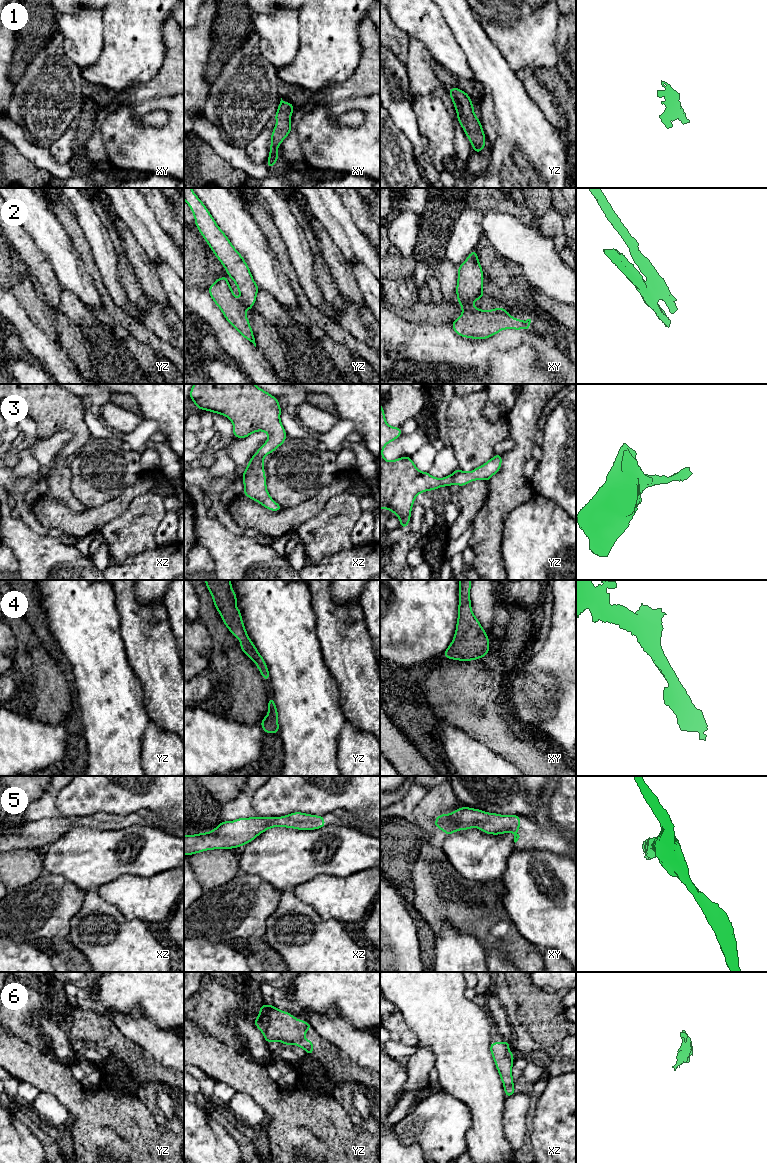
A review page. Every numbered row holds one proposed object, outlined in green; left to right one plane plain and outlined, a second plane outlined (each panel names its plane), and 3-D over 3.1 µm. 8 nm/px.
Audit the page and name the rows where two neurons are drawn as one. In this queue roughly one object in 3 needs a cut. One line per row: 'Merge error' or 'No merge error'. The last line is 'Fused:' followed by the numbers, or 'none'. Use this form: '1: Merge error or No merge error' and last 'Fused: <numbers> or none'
1: No merge error
2: Merge error
3: No merge error
4: No merge error
5: No merge error
6: No merge error
Fused: 2

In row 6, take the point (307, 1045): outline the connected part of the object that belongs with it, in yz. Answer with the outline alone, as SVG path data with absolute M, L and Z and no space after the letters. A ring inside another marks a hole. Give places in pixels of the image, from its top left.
M263 1003L258 1017L252 1023L261 1030L267 1044L279 1041L290 1046L294 1043L309 1056L313 1055L313 1041L304 1038L307 1030L313 1029L308 1022L298 1020L287 1011L280 1011L274 1005Z

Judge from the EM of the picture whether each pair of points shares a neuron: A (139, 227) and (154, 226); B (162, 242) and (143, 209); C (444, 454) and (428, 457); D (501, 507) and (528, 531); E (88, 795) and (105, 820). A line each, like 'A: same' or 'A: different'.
A: different
B: same
C: different
D: different
E: different

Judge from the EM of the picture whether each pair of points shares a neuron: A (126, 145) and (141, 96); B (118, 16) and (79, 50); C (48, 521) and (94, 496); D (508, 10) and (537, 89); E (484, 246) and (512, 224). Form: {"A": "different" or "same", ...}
{"A": "different", "B": "different", "C": "different", "D": "same", "E": "different"}

